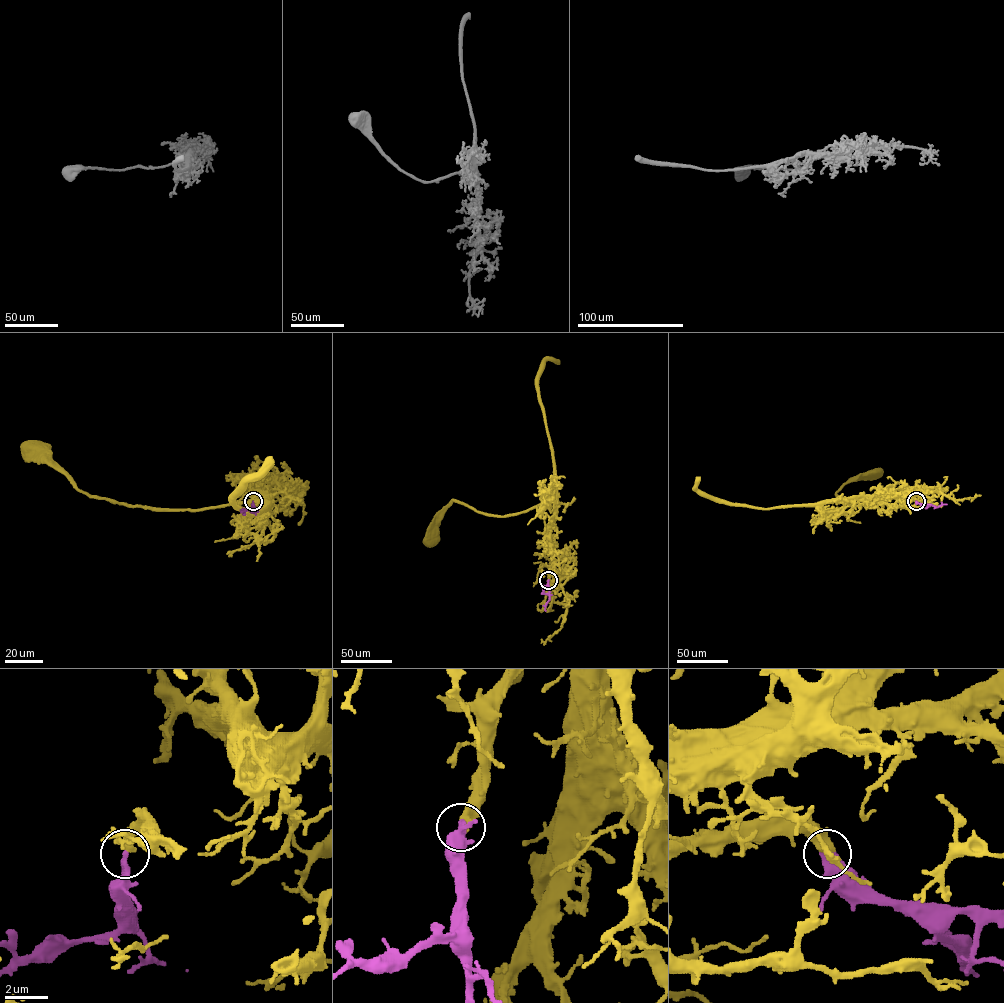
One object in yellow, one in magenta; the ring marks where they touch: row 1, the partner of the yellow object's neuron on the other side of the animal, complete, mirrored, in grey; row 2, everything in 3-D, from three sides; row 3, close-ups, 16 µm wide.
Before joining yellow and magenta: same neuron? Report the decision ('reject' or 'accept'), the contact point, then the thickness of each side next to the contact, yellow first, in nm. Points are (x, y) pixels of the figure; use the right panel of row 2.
accept; place (916, 501); calibres 480 and 440 nm

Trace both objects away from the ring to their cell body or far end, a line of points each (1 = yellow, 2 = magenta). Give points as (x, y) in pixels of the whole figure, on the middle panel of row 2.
1: (548, 580), (554, 566), (551, 498), (516, 514), (501, 516), (484, 514), (452, 500), (434, 523), (428, 540)
2: (548, 580), (549, 596), (545, 611)

